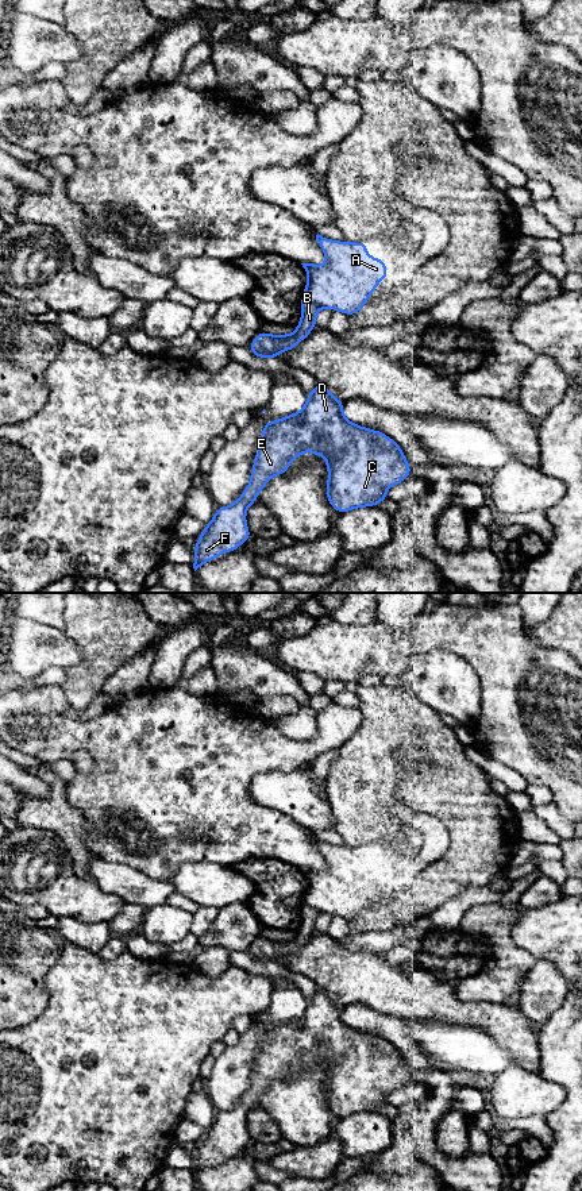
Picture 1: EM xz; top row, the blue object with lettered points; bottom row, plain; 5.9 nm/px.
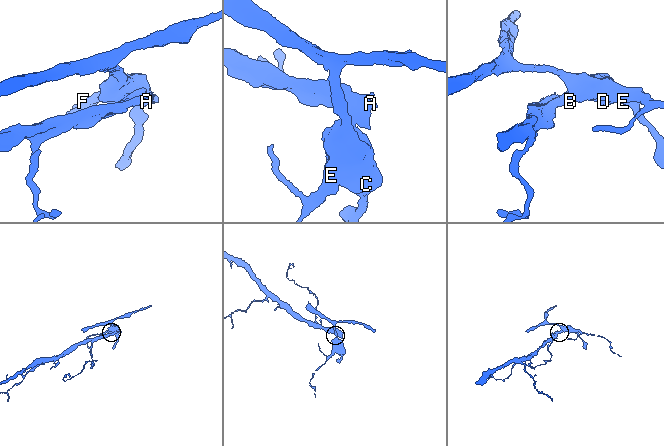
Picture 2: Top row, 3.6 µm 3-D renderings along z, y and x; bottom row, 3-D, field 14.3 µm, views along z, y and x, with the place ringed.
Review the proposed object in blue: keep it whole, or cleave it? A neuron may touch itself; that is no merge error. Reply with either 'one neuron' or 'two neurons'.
two neurons

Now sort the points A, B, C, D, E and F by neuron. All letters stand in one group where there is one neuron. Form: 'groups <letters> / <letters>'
groups A / B C D E F

